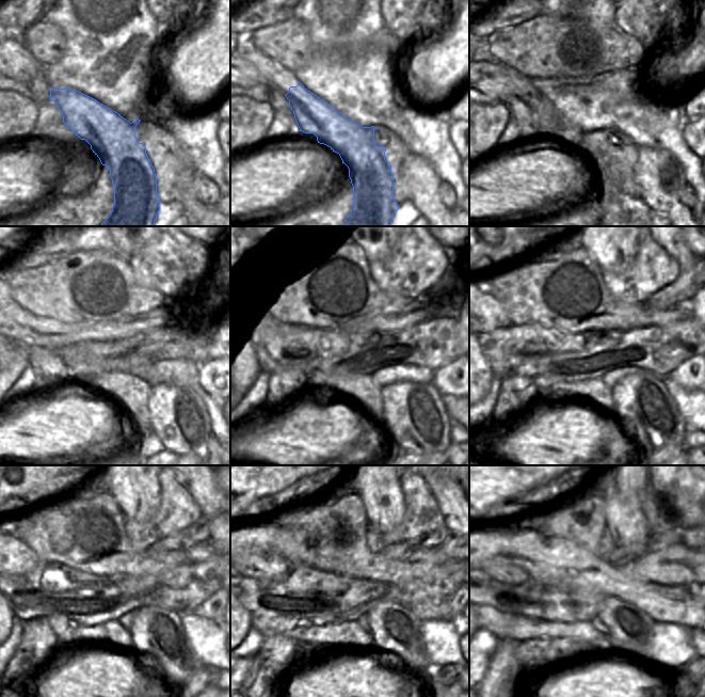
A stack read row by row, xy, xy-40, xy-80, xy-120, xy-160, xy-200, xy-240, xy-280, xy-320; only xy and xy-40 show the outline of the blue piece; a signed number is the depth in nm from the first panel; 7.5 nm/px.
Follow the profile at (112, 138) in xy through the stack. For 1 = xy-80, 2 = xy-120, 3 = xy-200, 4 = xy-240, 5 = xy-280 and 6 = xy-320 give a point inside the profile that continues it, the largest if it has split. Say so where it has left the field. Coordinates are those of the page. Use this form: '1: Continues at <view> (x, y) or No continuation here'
1: Continues at xy-80 (613, 201)
2: Continues at xy-120 (137, 443)
3: Continues at xy-200 (595, 391)
4: Continues at xy-240 (67, 631)
5: Continues at xy-280 (303, 630)
6: Continues at xy-320 (502, 627)

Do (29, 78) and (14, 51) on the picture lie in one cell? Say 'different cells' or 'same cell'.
same cell

